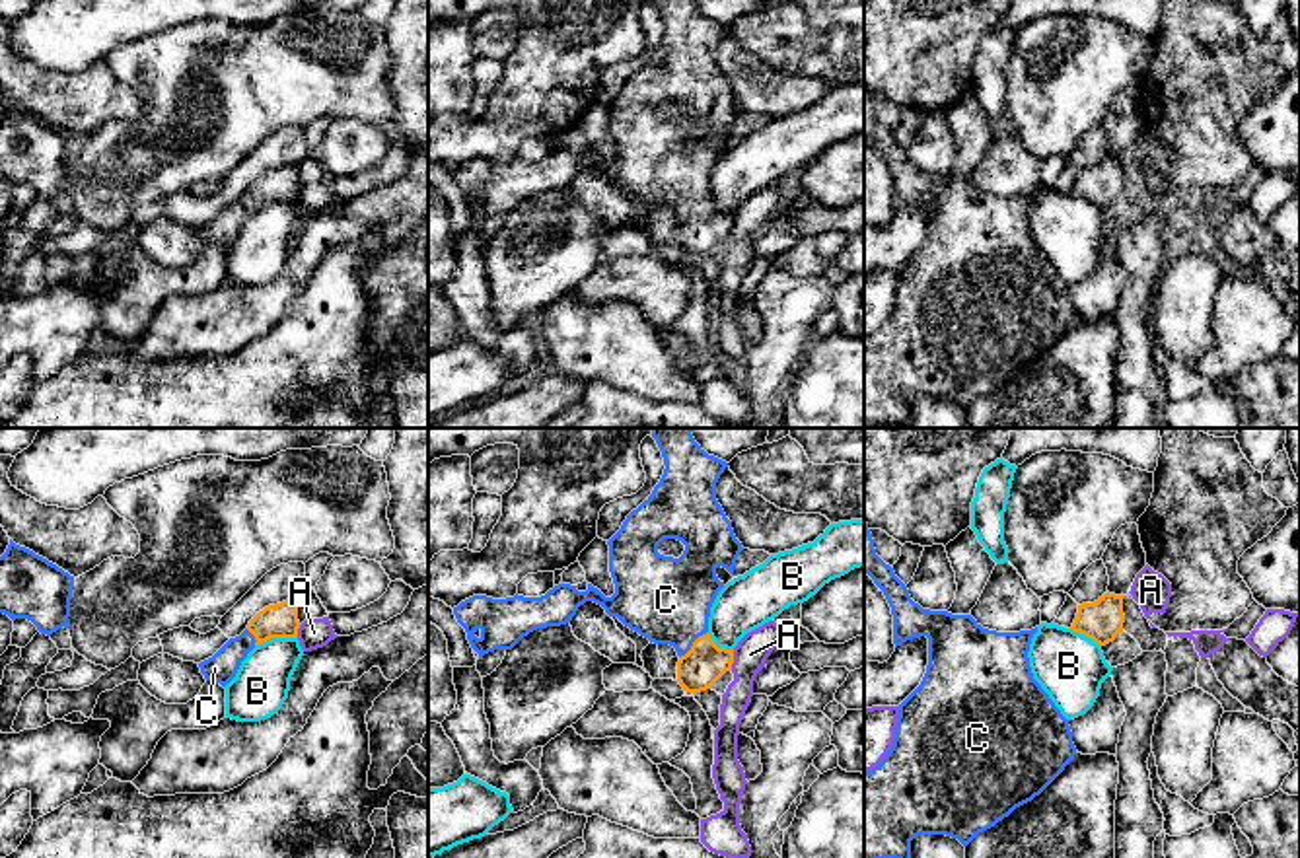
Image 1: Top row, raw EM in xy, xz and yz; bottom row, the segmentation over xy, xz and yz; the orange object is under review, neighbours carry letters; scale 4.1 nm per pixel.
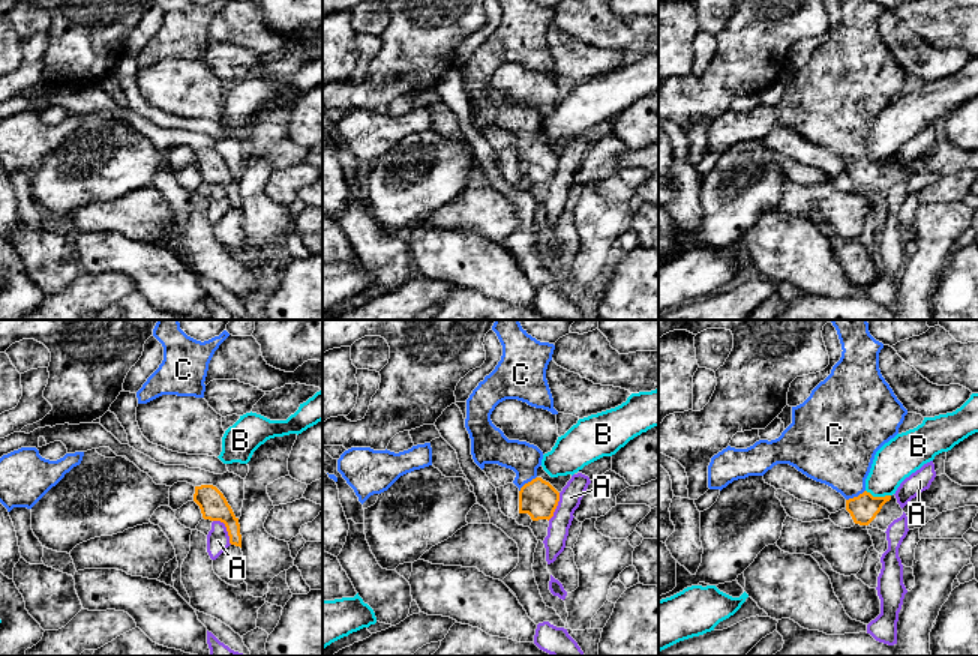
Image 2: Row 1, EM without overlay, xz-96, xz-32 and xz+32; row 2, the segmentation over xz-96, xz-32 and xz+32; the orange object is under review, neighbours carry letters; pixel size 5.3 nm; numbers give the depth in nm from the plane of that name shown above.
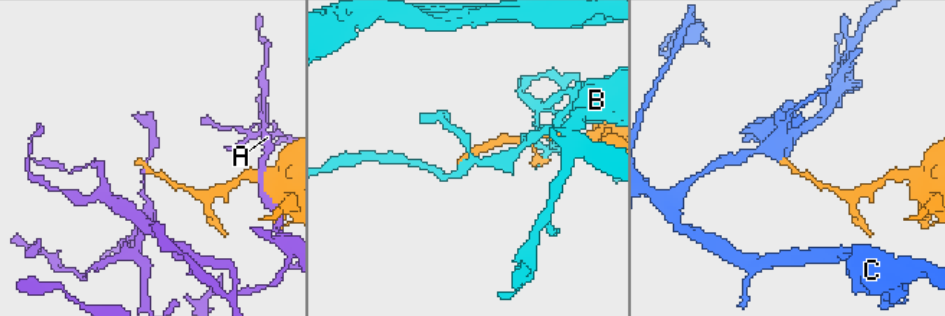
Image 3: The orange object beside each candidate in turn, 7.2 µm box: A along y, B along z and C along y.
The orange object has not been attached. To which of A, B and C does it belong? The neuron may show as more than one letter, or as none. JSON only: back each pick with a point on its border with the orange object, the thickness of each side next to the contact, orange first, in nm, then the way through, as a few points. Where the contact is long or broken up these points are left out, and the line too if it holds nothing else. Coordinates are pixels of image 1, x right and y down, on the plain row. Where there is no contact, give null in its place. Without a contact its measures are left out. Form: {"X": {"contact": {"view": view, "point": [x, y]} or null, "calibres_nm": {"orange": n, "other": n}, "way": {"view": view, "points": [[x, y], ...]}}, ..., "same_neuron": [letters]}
{"C": {"contact": {"view": "xz", "point": [693, 209]}, "calibres_nm": {"orange": 170, "other": 360}, "way": {"view": "xz", "points": [[705, 226], [693, 209], [666, 164]]}}, "same_neuron": ["C"]}

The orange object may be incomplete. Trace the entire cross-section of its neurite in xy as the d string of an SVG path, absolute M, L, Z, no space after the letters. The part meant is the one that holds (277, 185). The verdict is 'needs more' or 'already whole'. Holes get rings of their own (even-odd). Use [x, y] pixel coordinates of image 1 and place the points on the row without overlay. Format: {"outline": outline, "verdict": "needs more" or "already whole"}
{"outline": "M298 165L269 169L249 185L239 200L230 202L212 222L200 226L200 237L206 245L226 251L255 210L271 202L296 202L298 193Z", "verdict": "needs more"}

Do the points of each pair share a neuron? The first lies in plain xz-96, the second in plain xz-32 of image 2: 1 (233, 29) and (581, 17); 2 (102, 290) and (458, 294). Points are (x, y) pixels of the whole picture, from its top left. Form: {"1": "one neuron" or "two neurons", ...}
{"1": "one neuron", "2": "two neurons"}

